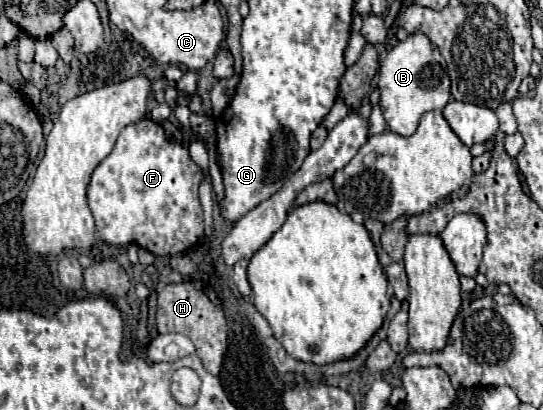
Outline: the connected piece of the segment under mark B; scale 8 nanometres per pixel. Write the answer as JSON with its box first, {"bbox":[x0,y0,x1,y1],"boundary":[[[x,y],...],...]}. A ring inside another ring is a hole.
{"bbox":[377,33,451,135],"boundary":[[[423,33],[409,35],[405,41],[397,43],[387,53],[379,69],[377,87],[381,93],[379,105],[389,131],[397,135],[413,135],[423,113],[443,109],[447,105],[451,93],[449,93],[449,73],[445,67],[447,65],[439,49],[435,49],[435,45],[431,45],[431,41],[427,41]]]}

